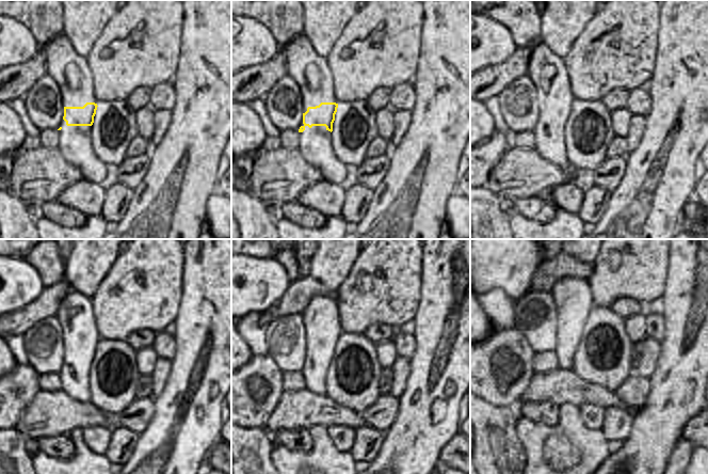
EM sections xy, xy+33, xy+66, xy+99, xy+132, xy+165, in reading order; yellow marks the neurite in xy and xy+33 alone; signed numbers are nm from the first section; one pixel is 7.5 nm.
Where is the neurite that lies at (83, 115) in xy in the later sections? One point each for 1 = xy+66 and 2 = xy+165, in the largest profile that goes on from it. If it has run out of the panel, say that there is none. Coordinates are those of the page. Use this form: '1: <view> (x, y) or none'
1: xy+66 (564, 120)
2: xy+165 (573, 298)

